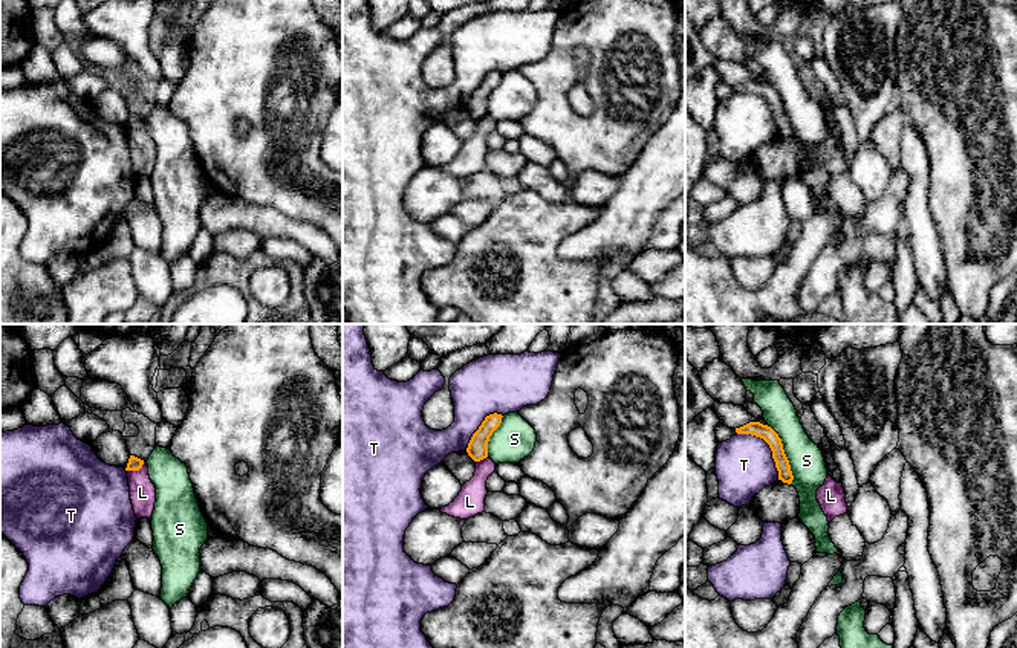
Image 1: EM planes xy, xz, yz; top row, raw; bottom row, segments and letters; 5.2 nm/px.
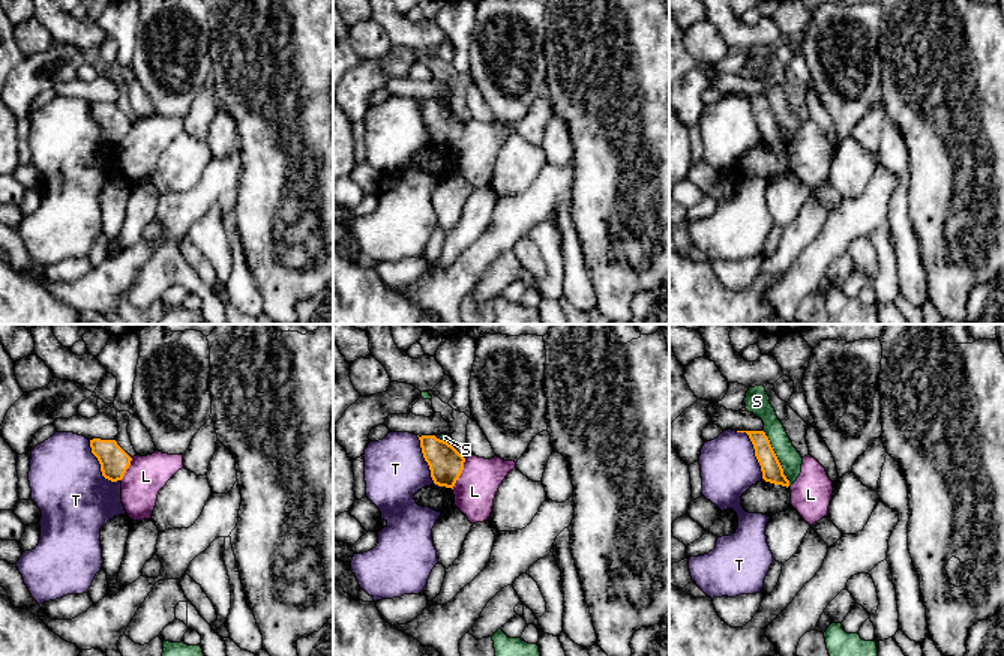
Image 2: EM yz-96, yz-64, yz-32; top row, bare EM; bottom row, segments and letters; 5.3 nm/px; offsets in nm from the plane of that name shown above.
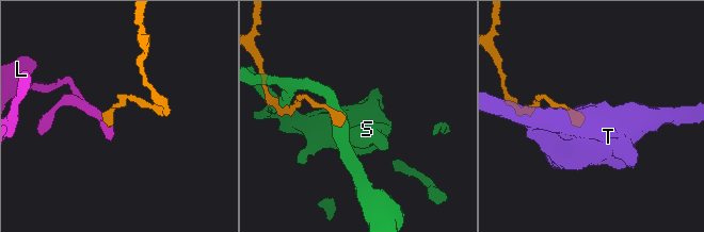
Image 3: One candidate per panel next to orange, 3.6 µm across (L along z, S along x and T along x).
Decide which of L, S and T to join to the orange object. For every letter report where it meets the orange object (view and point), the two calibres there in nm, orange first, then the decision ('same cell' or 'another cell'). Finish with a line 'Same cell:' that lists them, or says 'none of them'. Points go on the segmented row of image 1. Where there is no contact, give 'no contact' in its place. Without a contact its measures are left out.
L: meets orange in xy at (136, 469); 70 nm thick on the orange side, 140 nm on the other; another cell
S: meets orange in yz at (785, 454); 80 nm thick on the orange side, 180 nm on the other; another cell
T: meets orange in yz at (770, 447); 80 nm thick on the orange side, 300 nm on the other; another cell
Same cell: none of them

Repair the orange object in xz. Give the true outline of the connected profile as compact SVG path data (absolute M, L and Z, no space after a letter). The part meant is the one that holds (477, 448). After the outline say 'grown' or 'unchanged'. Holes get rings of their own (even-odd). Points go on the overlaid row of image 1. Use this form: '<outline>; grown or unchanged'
M489 414L485 417L479 429L473 434L466 452L474 462L480 462L488 457L488 442L492 433L502 423L502 414Z; unchanged

